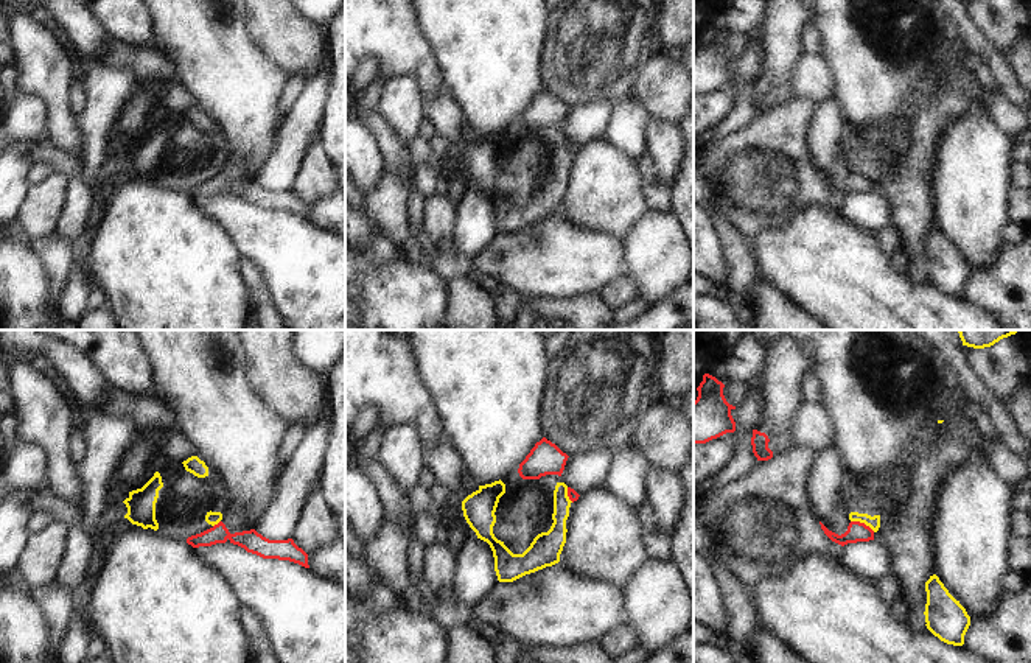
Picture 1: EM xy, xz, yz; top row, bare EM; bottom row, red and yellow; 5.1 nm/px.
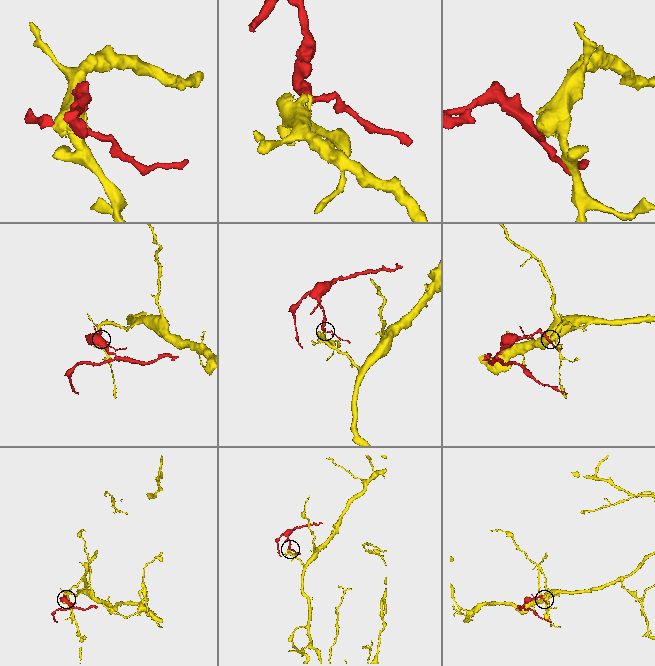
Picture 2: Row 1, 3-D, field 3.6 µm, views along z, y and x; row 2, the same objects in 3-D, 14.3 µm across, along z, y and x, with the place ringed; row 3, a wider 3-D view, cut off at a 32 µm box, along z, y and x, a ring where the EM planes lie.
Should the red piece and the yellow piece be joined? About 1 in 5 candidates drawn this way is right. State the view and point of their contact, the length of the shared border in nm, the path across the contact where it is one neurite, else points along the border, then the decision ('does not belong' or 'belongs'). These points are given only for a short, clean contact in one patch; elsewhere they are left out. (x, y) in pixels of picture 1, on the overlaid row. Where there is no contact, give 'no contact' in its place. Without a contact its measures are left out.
yz (863, 523) | 140 nm | along yz (851, 520), (859, 520), (874, 531) | does not belong

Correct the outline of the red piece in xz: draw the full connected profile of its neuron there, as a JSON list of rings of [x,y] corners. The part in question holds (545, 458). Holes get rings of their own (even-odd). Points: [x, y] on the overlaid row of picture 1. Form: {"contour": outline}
{"contour": [[[543,437],[519,464],[518,473],[522,479],[540,479],[546,475],[561,476],[568,458],[555,444]]]}

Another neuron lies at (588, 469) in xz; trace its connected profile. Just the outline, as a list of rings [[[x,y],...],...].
[[[608,448],[582,450],[569,454],[561,478],[580,495],[602,487],[611,464],[613,451]]]

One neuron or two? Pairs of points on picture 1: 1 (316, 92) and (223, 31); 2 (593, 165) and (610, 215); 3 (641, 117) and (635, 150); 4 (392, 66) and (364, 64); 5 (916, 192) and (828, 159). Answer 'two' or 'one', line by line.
1: two
2: one
3: one
4: two
5: two

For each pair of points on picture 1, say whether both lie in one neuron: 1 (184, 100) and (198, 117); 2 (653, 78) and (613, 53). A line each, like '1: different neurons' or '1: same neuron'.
1: different neurons
2: different neurons

